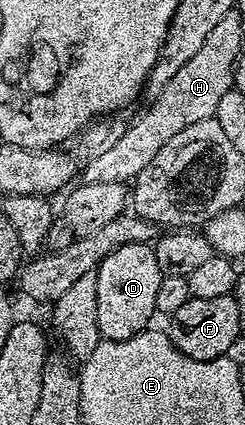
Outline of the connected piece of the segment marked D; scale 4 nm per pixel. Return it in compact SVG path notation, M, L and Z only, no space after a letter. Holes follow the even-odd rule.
M150 243L126 244L111 253L104 264L104 305L110 309L118 339L133 339L151 326L162 295L163 260ZM159 259L159 260L158 260Z

